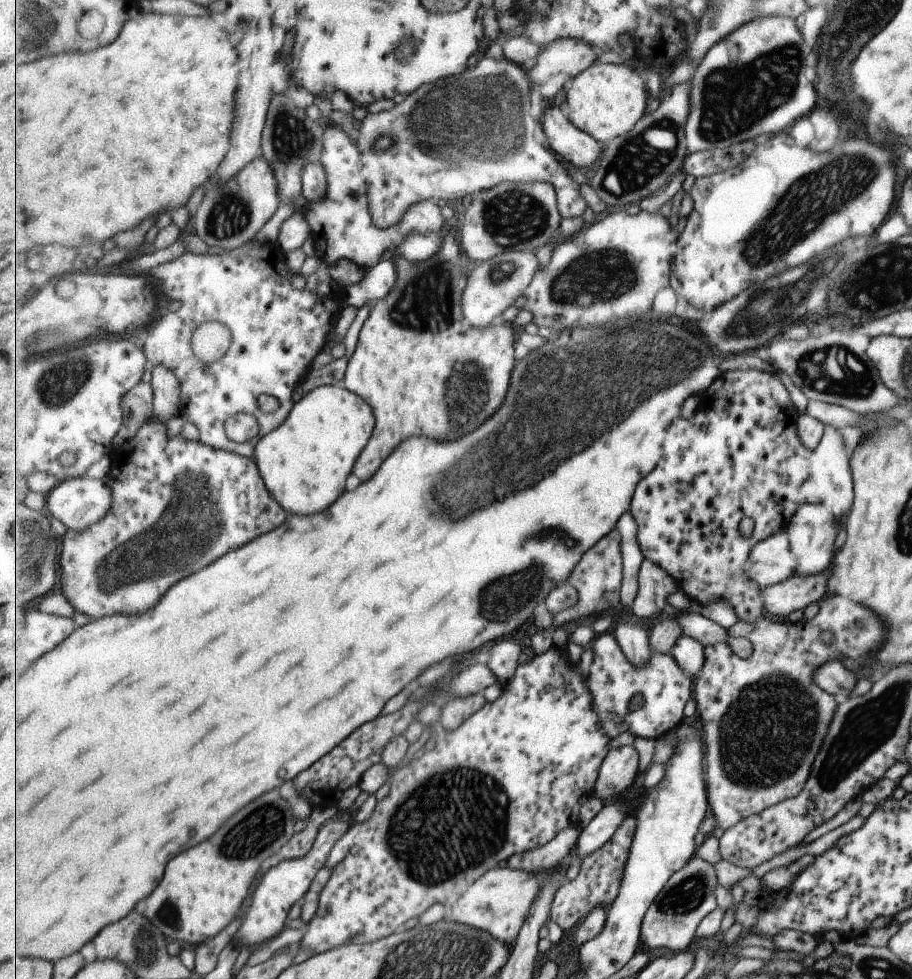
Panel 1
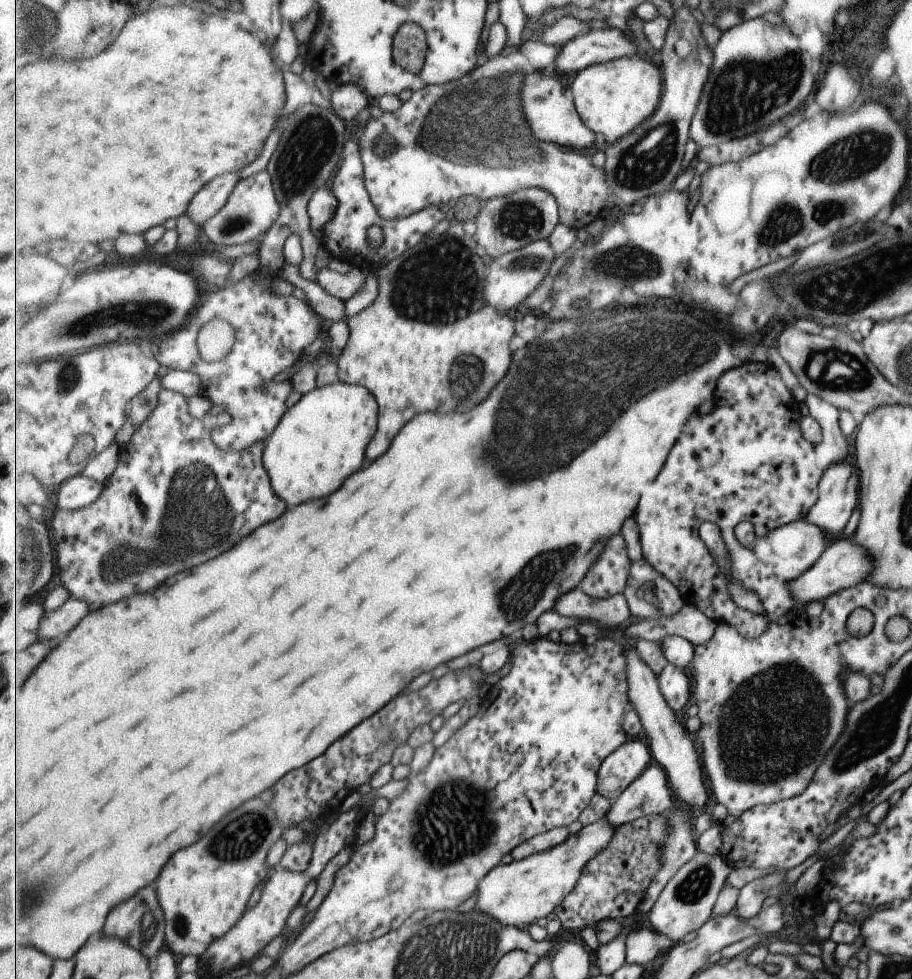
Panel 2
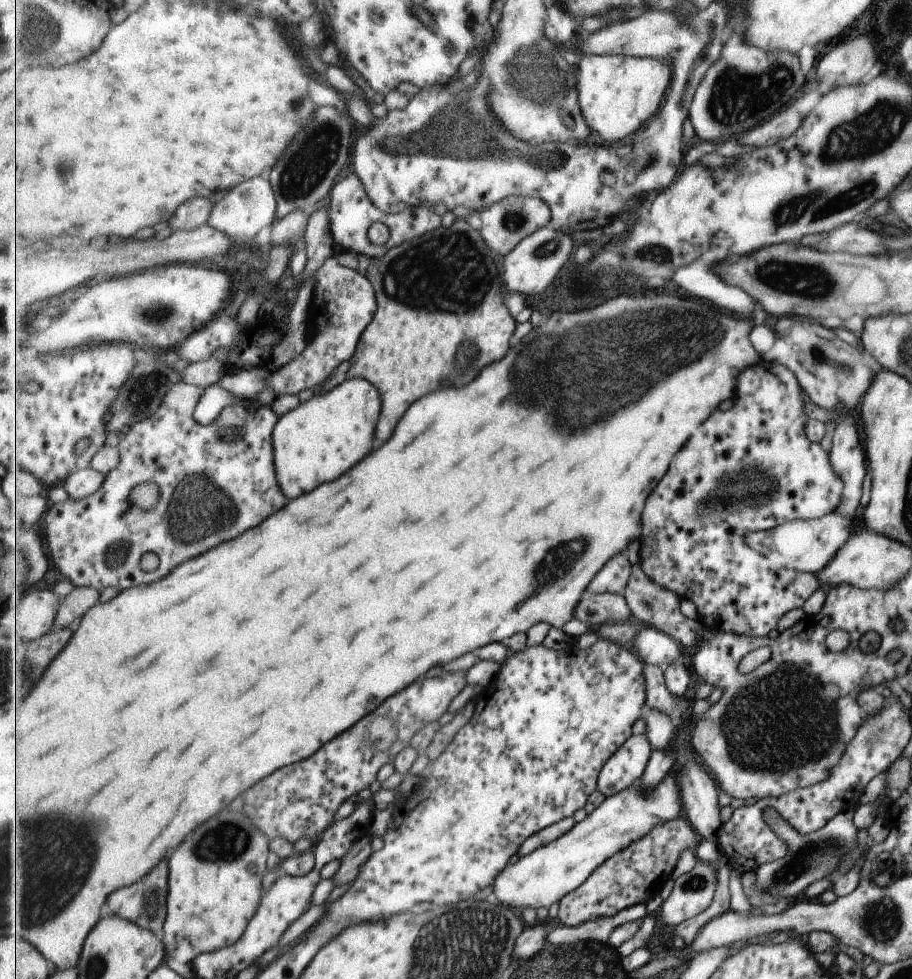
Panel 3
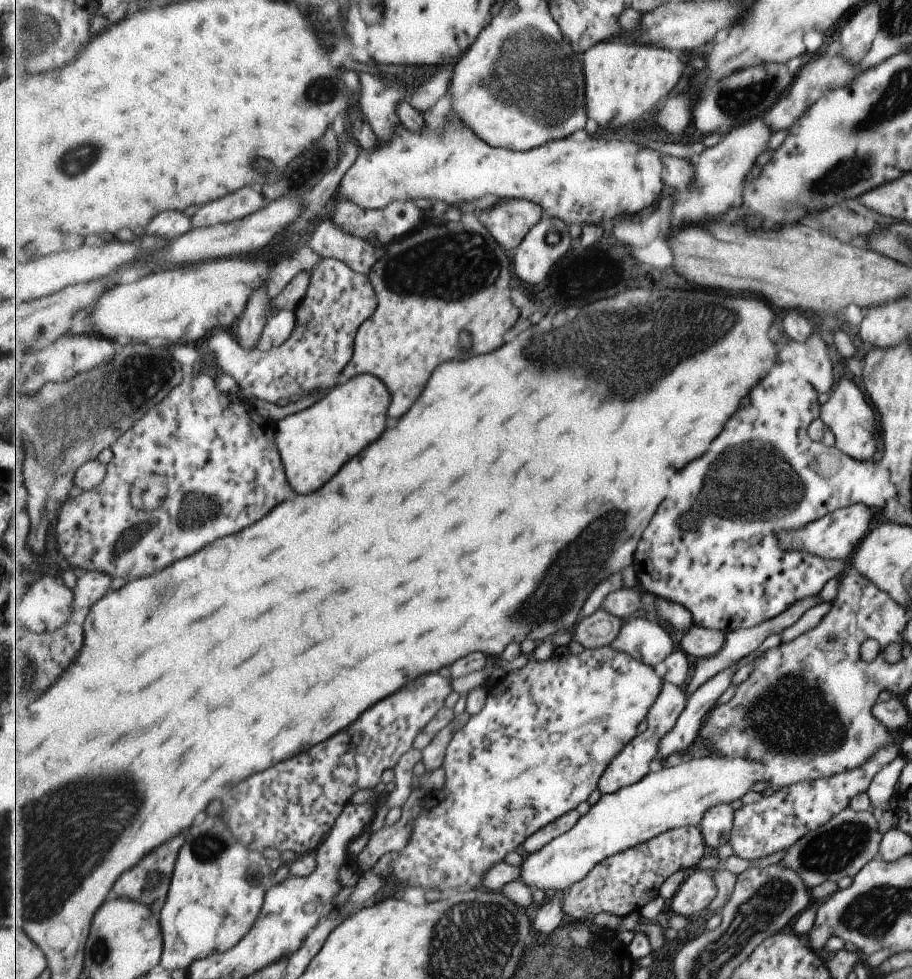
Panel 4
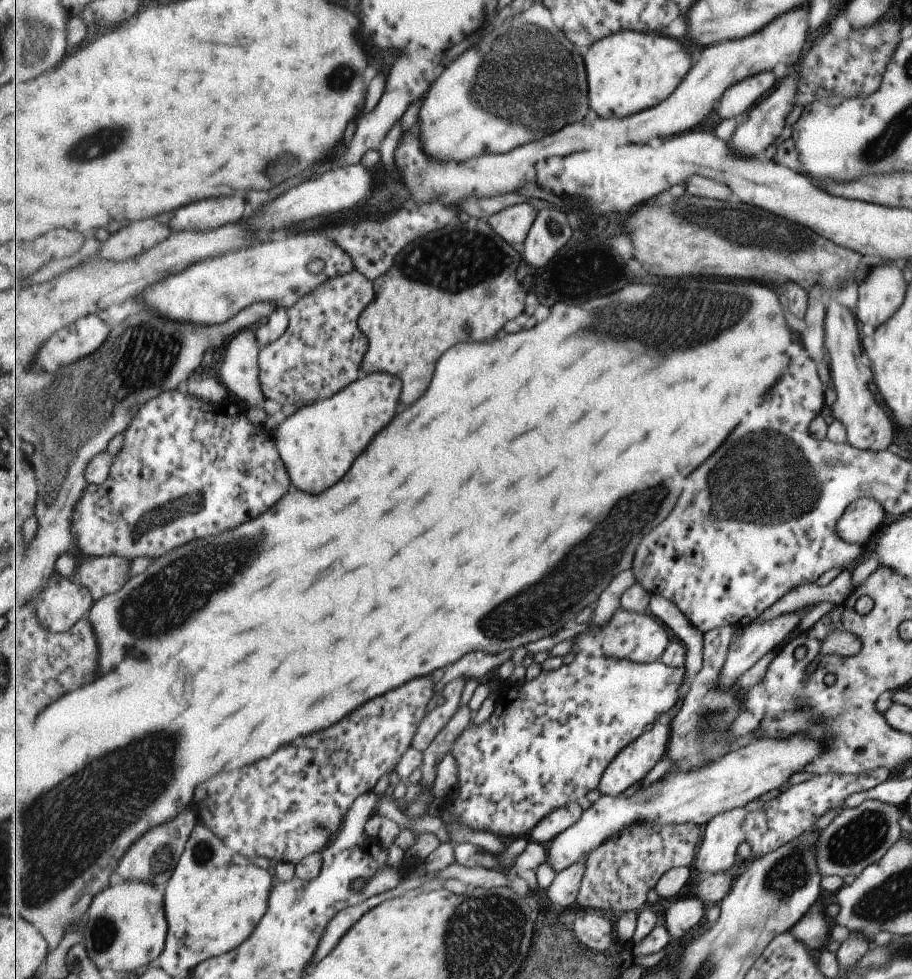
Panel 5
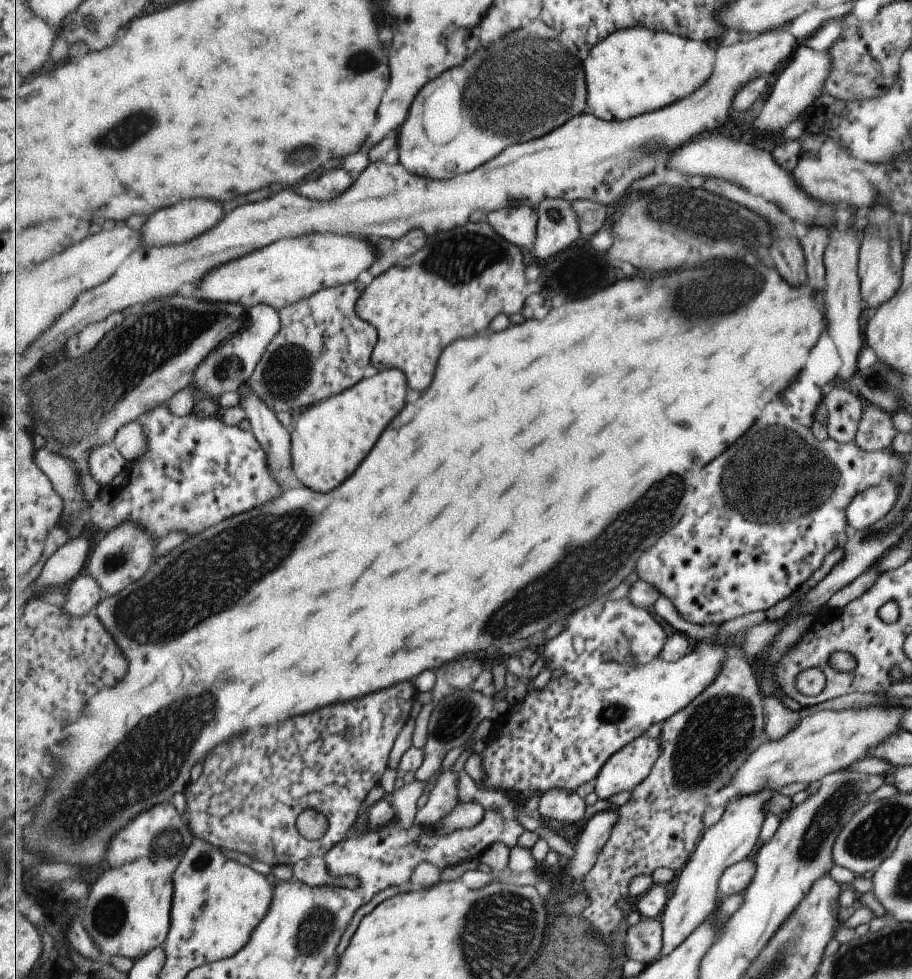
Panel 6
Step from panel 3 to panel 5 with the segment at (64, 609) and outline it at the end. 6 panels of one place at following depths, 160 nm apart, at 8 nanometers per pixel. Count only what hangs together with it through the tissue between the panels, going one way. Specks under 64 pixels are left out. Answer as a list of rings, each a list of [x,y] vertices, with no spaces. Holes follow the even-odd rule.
[[[123,555],[87,558],[80,564],[76,579],[93,595],[95,602],[104,596],[115,594],[128,584],[131,577],[131,559]]]

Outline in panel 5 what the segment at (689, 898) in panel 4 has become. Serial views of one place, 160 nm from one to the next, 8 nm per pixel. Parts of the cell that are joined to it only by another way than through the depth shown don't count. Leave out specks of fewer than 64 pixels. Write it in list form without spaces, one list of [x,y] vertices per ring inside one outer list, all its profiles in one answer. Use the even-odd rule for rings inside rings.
[[[726,871],[703,878],[694,875],[694,880],[686,892],[689,895],[697,895],[704,903],[720,903],[731,892],[734,882],[733,876]]]

